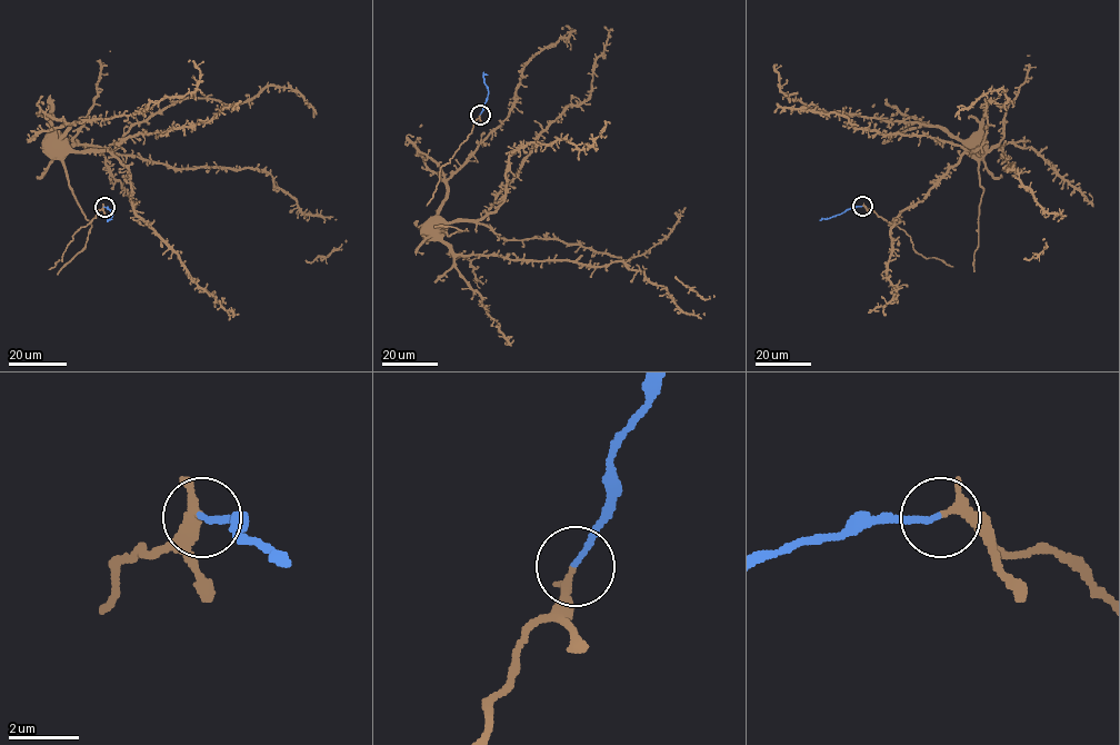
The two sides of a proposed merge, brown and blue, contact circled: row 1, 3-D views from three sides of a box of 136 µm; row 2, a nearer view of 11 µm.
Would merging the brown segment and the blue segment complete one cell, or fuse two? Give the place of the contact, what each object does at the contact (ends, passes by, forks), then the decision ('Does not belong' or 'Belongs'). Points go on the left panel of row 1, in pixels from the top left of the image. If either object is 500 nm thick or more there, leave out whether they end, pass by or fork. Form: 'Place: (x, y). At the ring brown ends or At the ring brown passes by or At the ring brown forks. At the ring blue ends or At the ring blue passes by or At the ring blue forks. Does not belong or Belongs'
Place: (104, 207). At the ring brown passes by. At the ring blue ends. Belongs

